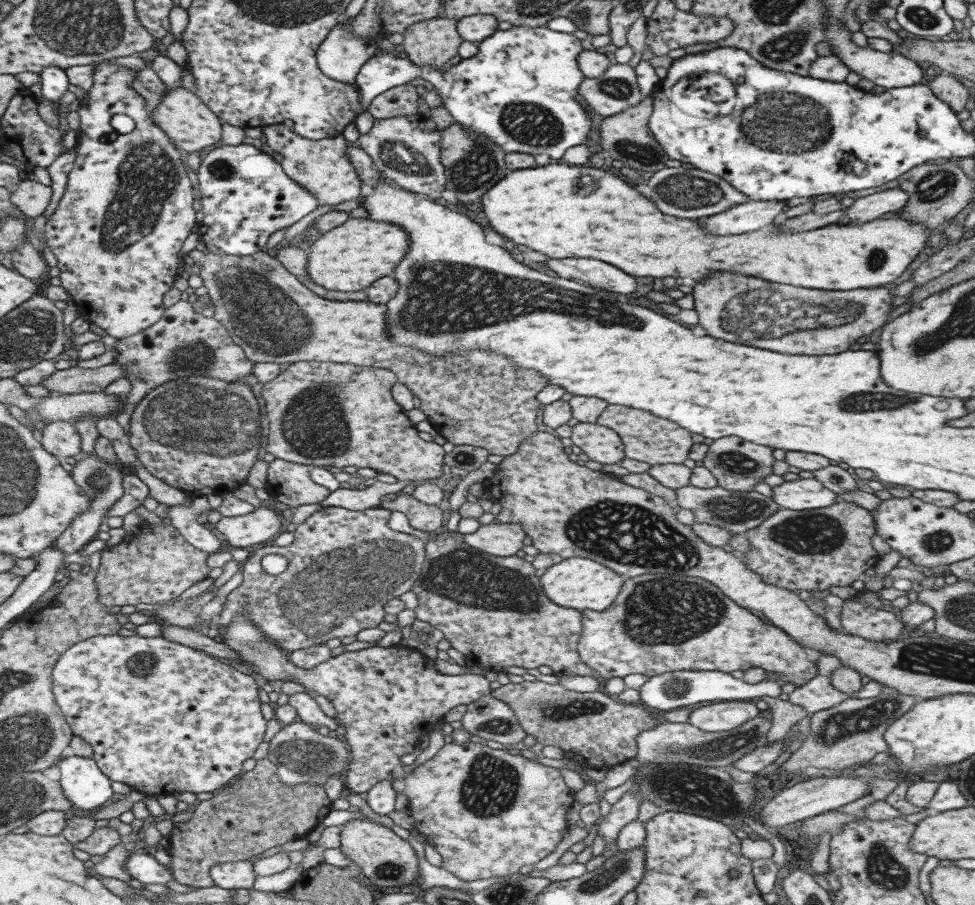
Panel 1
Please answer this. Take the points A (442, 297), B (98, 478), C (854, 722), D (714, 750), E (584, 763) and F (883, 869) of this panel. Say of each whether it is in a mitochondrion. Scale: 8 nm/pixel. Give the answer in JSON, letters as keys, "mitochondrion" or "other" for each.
{"A":"mitochondrion","B":"mitochondrion","C":"mitochondrion","D":"mitochondrion","E":"other","F":"mitochondrion"}

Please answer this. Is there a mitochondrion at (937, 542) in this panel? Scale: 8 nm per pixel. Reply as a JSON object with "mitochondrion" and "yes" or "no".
{"mitochondrion":"yes"}

